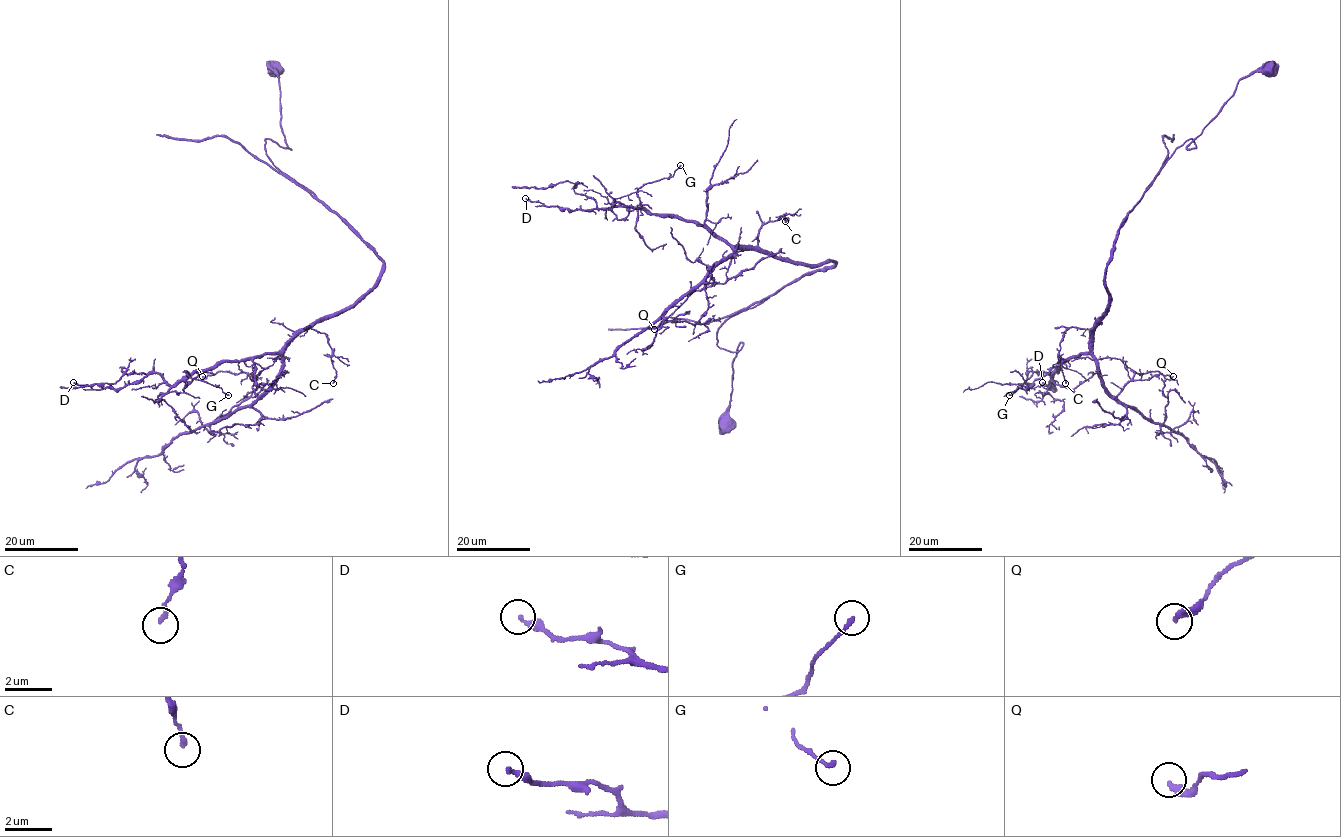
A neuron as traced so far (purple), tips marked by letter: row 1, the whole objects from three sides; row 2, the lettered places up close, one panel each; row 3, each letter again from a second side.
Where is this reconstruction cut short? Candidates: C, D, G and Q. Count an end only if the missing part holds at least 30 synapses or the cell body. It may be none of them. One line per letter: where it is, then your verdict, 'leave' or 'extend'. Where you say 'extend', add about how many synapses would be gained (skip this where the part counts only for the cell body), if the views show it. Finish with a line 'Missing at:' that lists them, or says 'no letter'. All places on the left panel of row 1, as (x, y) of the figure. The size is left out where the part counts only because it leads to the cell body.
C: place (333, 383); leave
D: place (73, 382); leave
G: place (228, 395); leave
Q: place (202, 376); leave
Missing at: no letter

